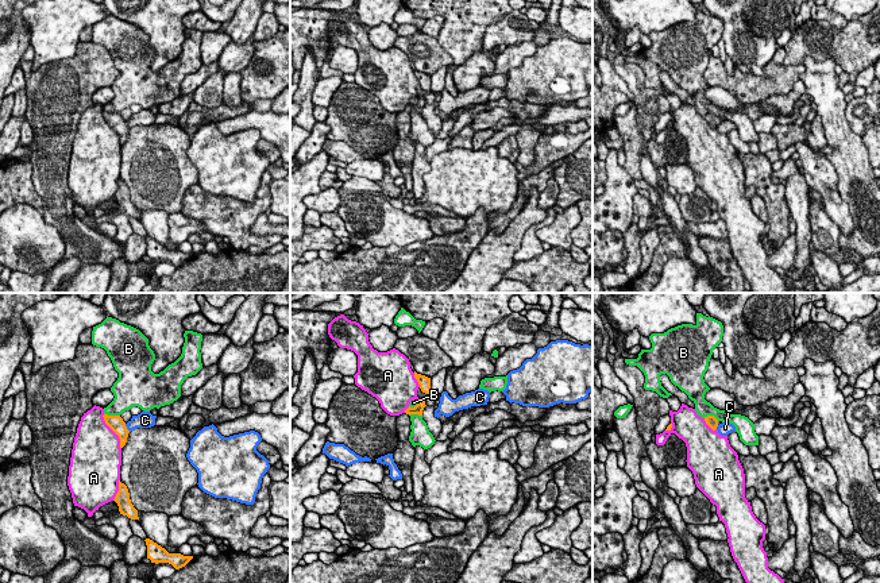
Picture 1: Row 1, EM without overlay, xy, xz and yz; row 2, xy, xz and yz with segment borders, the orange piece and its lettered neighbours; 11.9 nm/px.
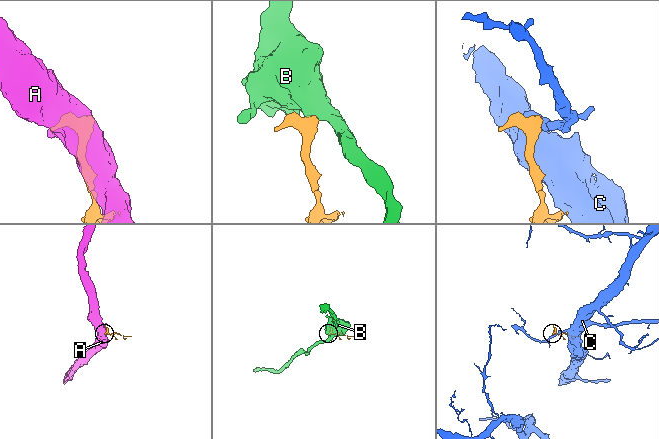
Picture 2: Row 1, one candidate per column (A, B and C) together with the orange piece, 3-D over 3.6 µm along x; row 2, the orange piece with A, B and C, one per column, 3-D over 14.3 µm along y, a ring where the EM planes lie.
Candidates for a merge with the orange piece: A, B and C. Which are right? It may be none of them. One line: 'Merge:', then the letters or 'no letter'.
Merge: no letter

